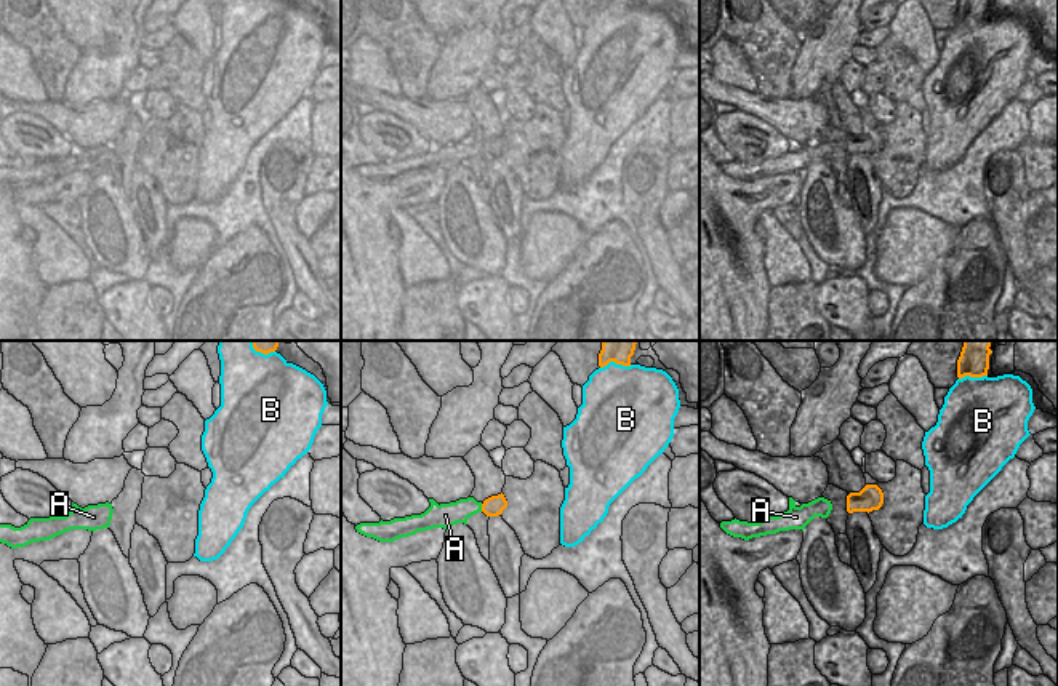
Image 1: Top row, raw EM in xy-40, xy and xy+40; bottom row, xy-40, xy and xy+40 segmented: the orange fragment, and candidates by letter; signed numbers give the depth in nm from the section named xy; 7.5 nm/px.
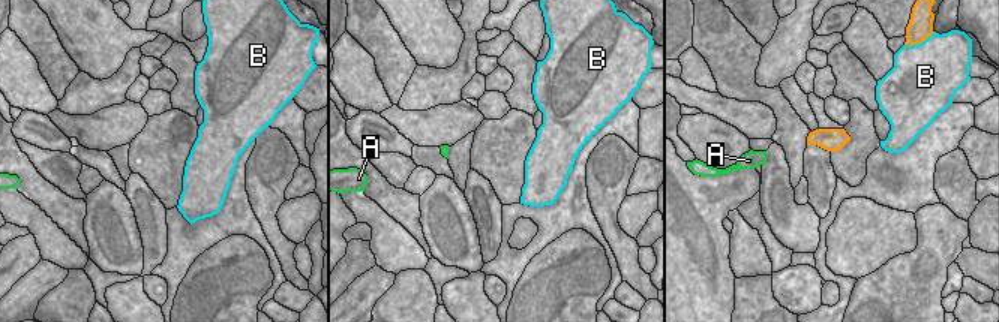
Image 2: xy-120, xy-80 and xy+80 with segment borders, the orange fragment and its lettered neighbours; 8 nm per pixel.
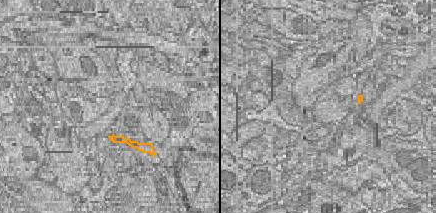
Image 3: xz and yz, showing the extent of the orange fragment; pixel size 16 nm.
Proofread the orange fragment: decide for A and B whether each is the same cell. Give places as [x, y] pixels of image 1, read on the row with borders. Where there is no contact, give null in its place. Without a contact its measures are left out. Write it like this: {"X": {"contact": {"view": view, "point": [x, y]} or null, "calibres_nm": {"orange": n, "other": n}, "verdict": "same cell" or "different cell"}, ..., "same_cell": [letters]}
{"A": {"contact": {"view": "xy", "point": [482, 507]}, "calibres_nm": {"orange": 150, "other": 170}, "verdict": "same cell"}, "B": {"contact": {"view": "xy+40", "point": [972, 376]}, "calibres_nm": {"orange": 220, "other": 480}, "verdict": "different cell"}, "same_cell": ["A"]}

